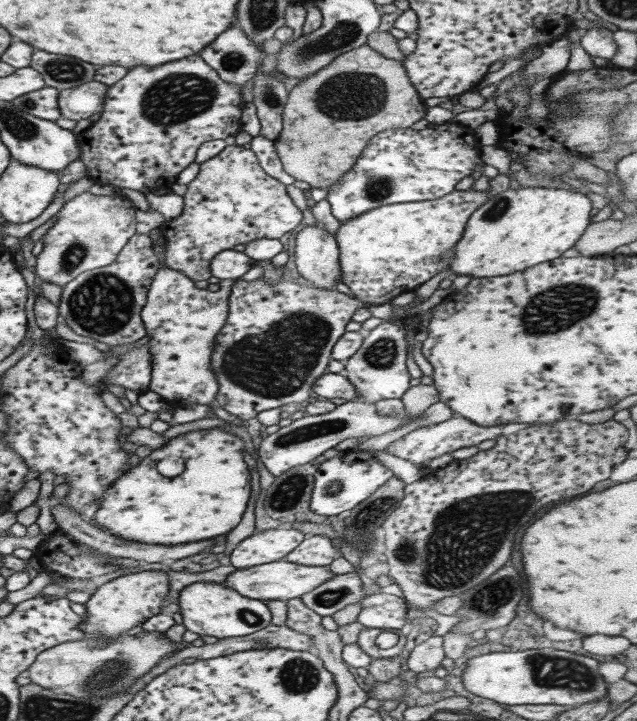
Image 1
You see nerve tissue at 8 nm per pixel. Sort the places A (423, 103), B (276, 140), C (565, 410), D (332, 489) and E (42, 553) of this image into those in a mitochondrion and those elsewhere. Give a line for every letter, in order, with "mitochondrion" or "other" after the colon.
A: other
B: other
C: other
D: mitochondrion
E: other

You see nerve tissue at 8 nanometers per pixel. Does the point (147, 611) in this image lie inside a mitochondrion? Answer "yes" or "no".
no

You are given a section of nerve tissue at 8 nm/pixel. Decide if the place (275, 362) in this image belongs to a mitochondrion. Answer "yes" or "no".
yes

